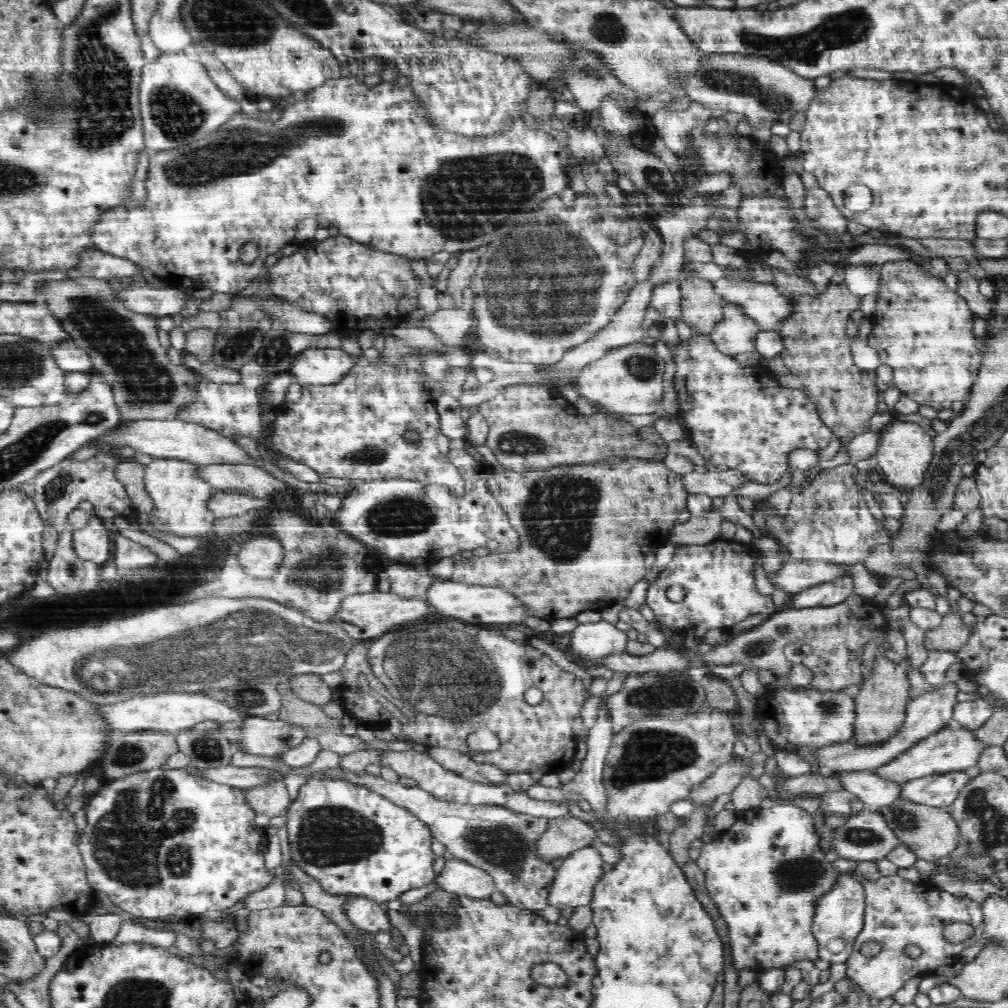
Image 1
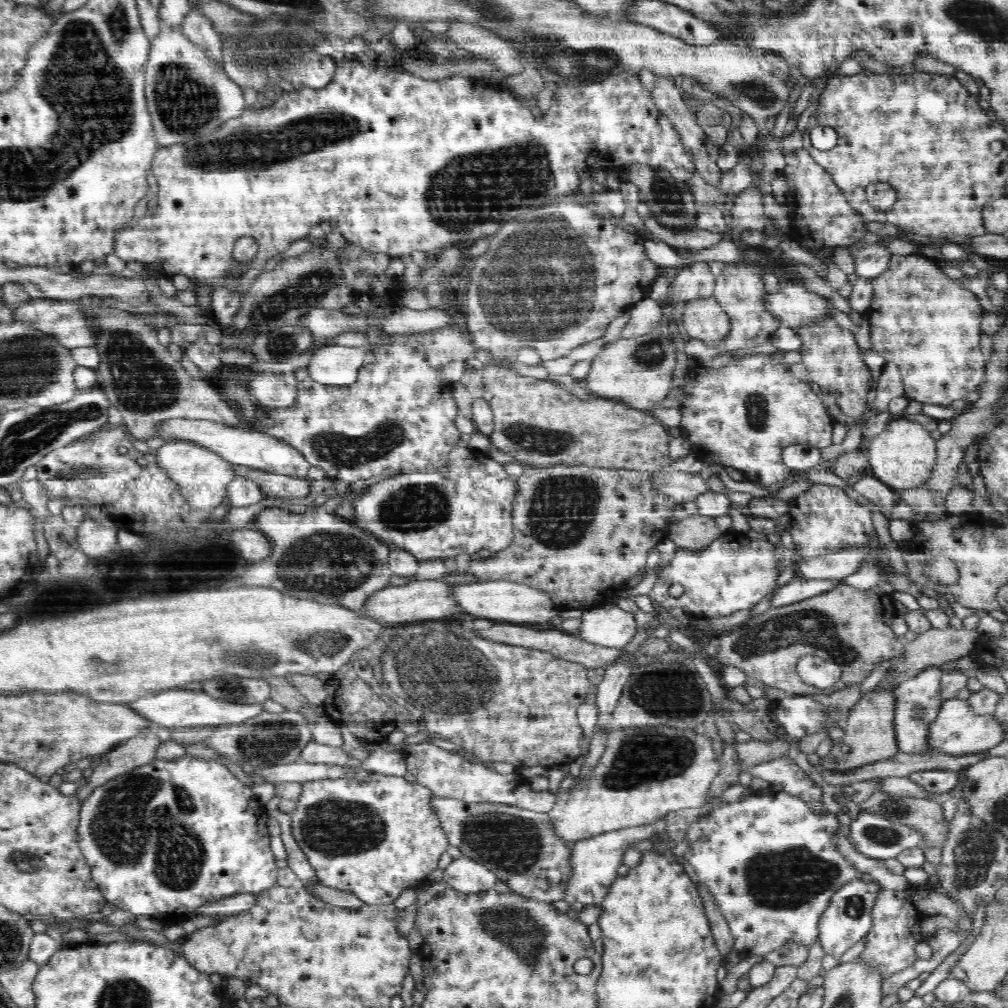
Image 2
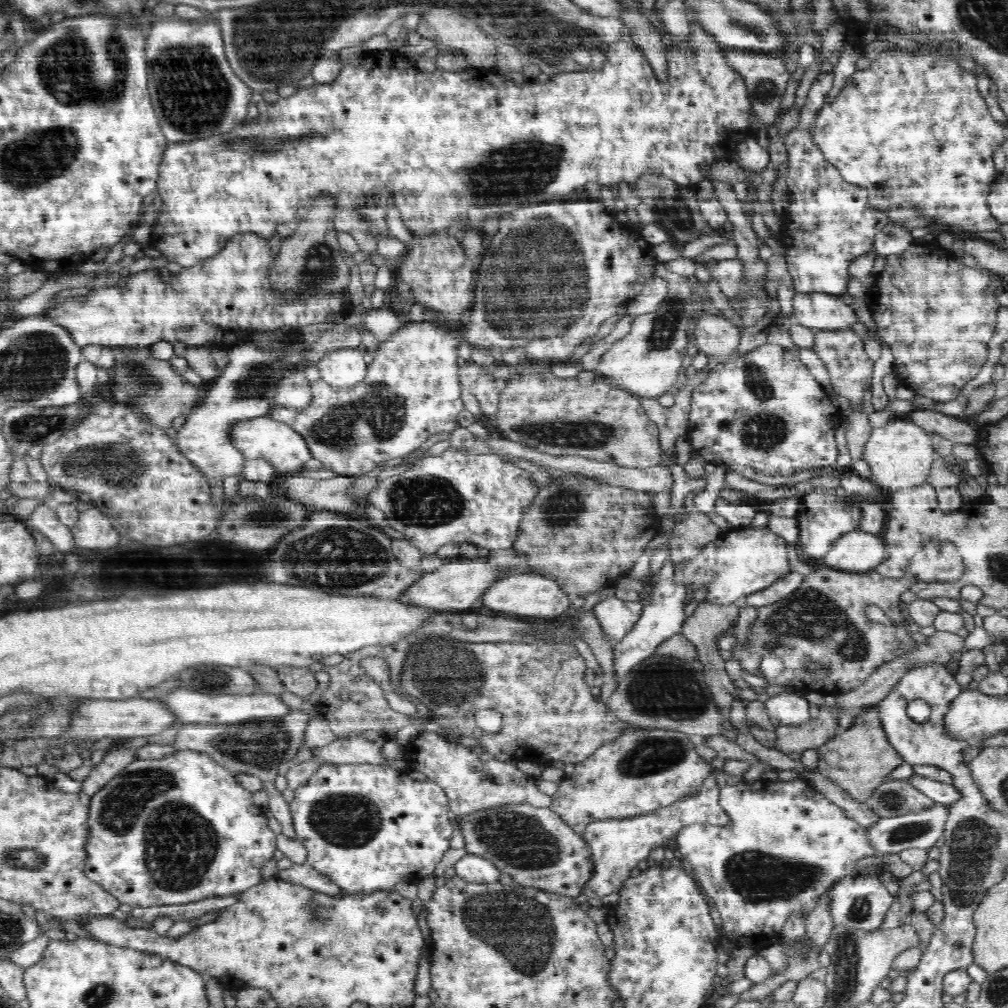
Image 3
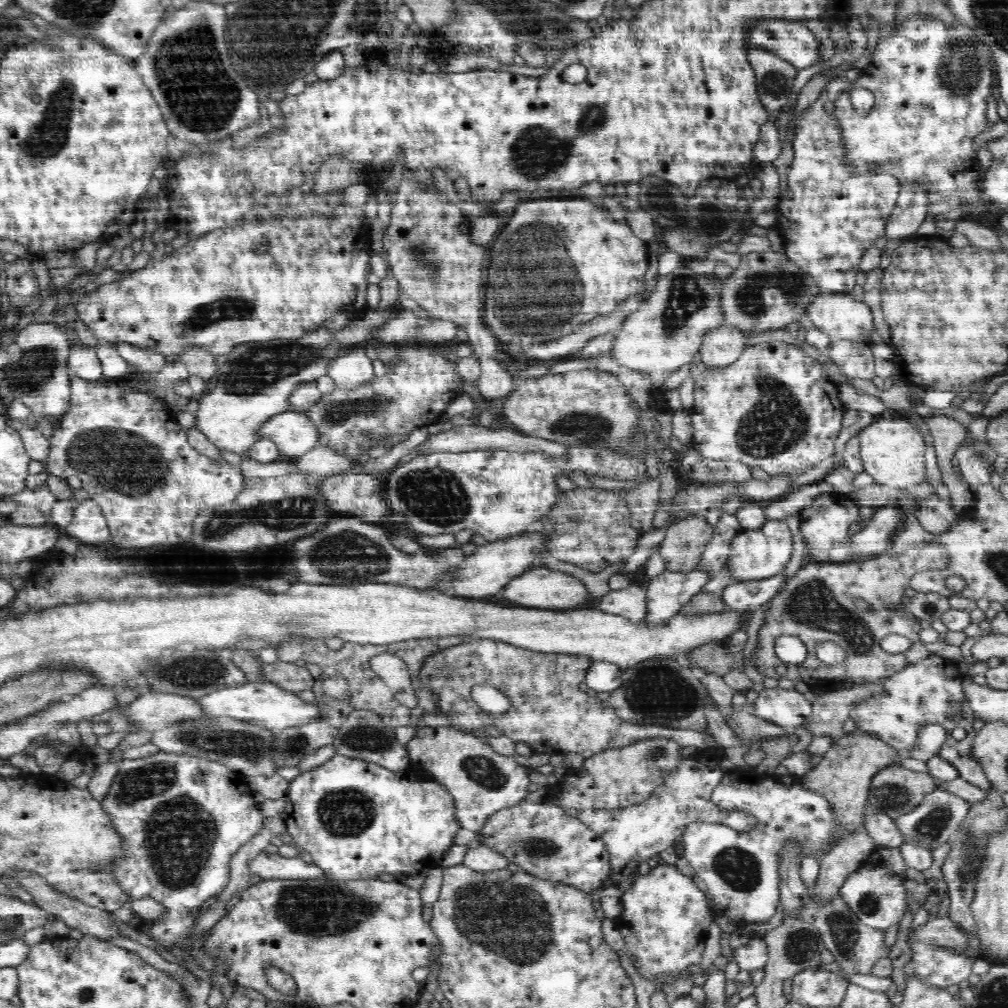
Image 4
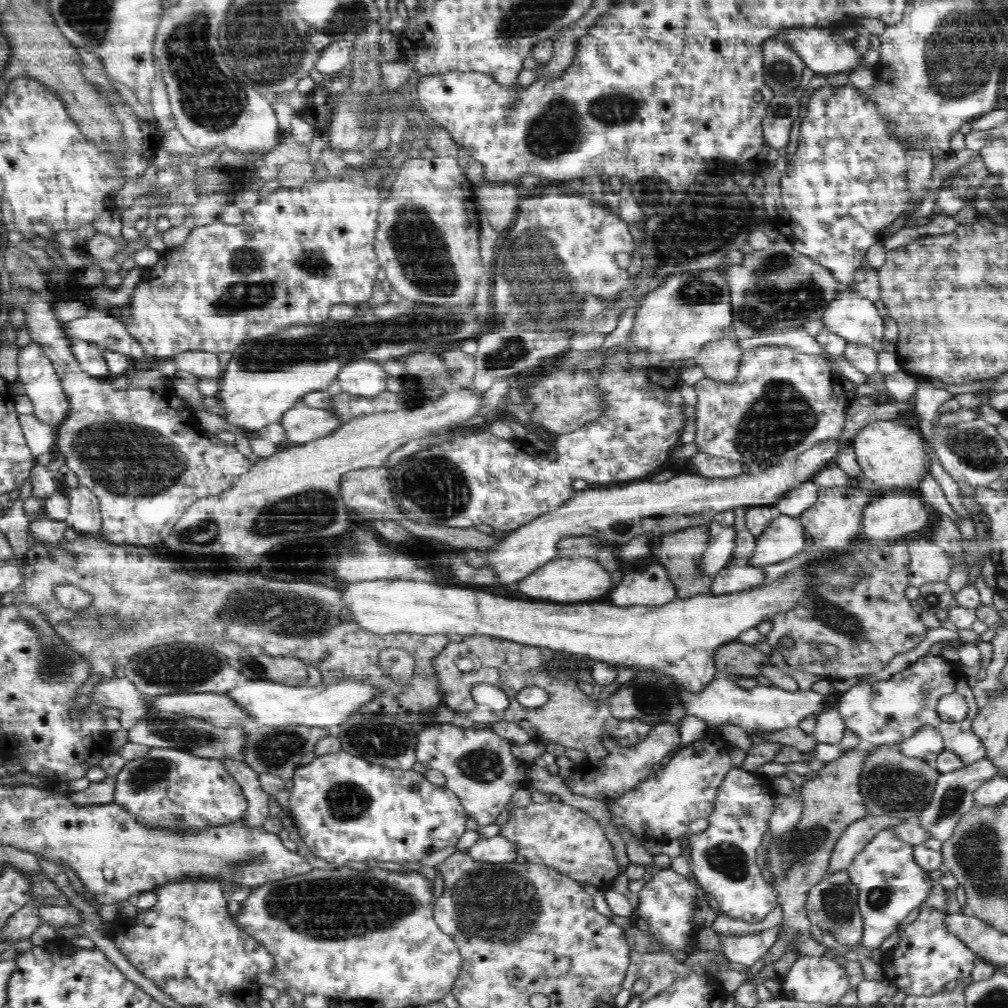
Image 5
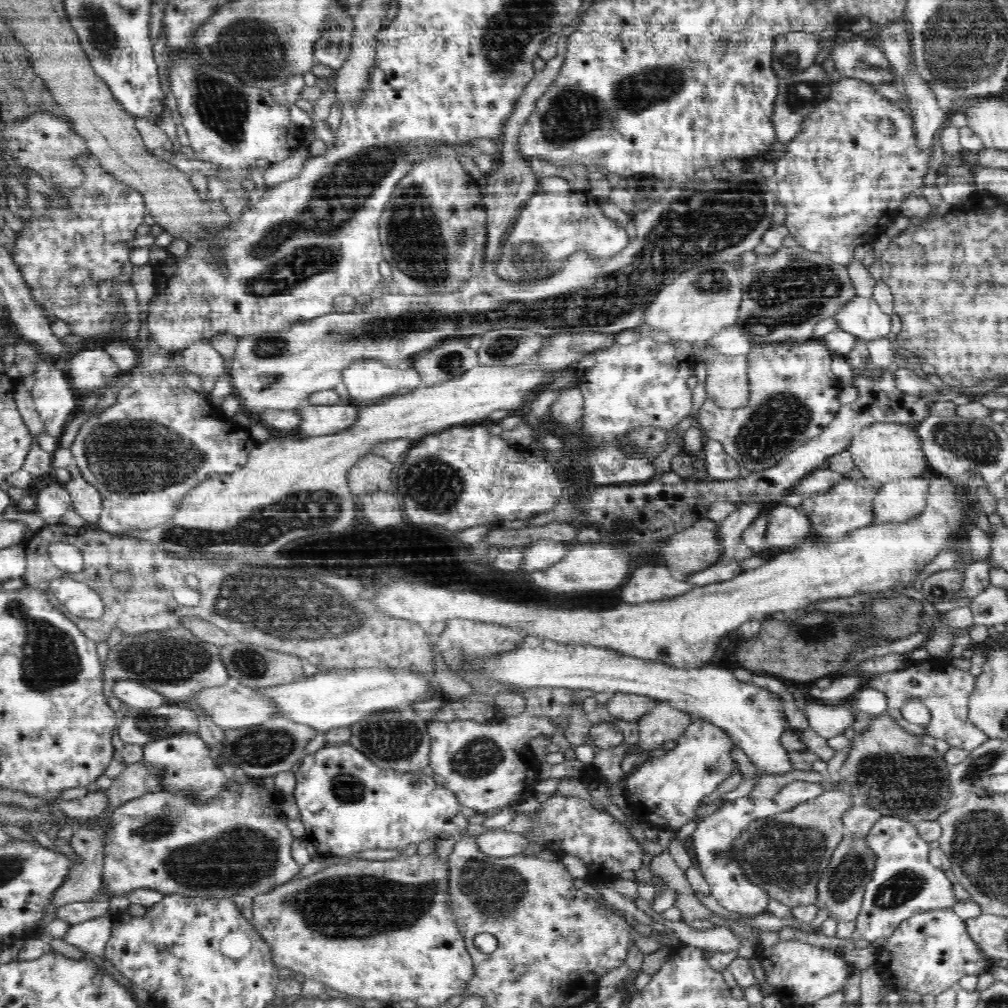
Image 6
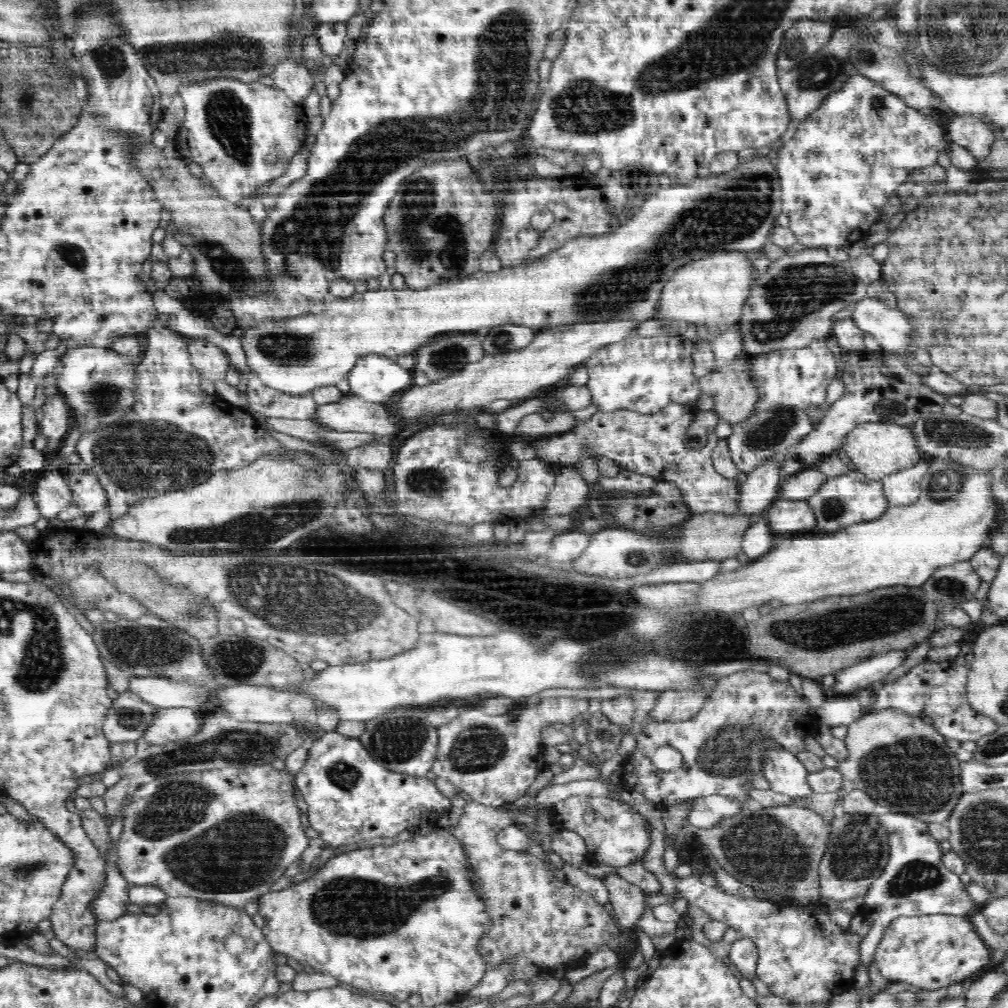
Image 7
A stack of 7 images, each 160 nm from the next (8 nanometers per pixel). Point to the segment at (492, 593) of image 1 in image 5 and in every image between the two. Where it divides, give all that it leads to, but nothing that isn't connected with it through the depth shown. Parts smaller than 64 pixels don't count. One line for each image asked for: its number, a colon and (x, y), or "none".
2: (503, 600)
3: (531, 595)
4: (540, 587)
5: (570, 579)

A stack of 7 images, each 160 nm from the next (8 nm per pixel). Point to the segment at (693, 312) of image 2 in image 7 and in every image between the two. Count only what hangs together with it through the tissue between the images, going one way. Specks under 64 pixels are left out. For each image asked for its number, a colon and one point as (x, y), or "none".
3: (715, 336)
4: (721, 346)
5: (720, 359)
6: (727, 383)
7: (734, 396)

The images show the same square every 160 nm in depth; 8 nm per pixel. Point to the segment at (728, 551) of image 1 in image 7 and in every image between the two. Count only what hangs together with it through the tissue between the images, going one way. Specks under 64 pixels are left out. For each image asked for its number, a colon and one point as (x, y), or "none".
2: (733, 573)
3: (747, 559)
4: (755, 554)
5: (785, 536)
6: (788, 525)
7: (784, 515)

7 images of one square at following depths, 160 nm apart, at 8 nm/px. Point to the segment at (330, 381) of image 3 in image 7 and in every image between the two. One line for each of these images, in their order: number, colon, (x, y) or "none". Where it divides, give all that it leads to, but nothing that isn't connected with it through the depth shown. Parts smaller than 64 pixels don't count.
4: (352, 369)
5: (364, 378)
6: (368, 380)
7: (375, 378)

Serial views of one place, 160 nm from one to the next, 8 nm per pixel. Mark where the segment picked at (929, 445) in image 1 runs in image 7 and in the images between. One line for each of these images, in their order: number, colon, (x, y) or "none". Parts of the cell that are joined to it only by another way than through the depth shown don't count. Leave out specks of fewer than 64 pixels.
2: (902, 456)
3: (900, 454)
4: (892, 450)
5: (886, 451)
6: (883, 451)
7: (878, 449)

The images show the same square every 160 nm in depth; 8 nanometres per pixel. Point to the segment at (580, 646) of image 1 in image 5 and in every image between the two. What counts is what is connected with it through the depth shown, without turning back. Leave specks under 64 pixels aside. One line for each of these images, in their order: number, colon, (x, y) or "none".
2: (607, 625)
3: (616, 617)
4: (630, 602)
5: (652, 587)

